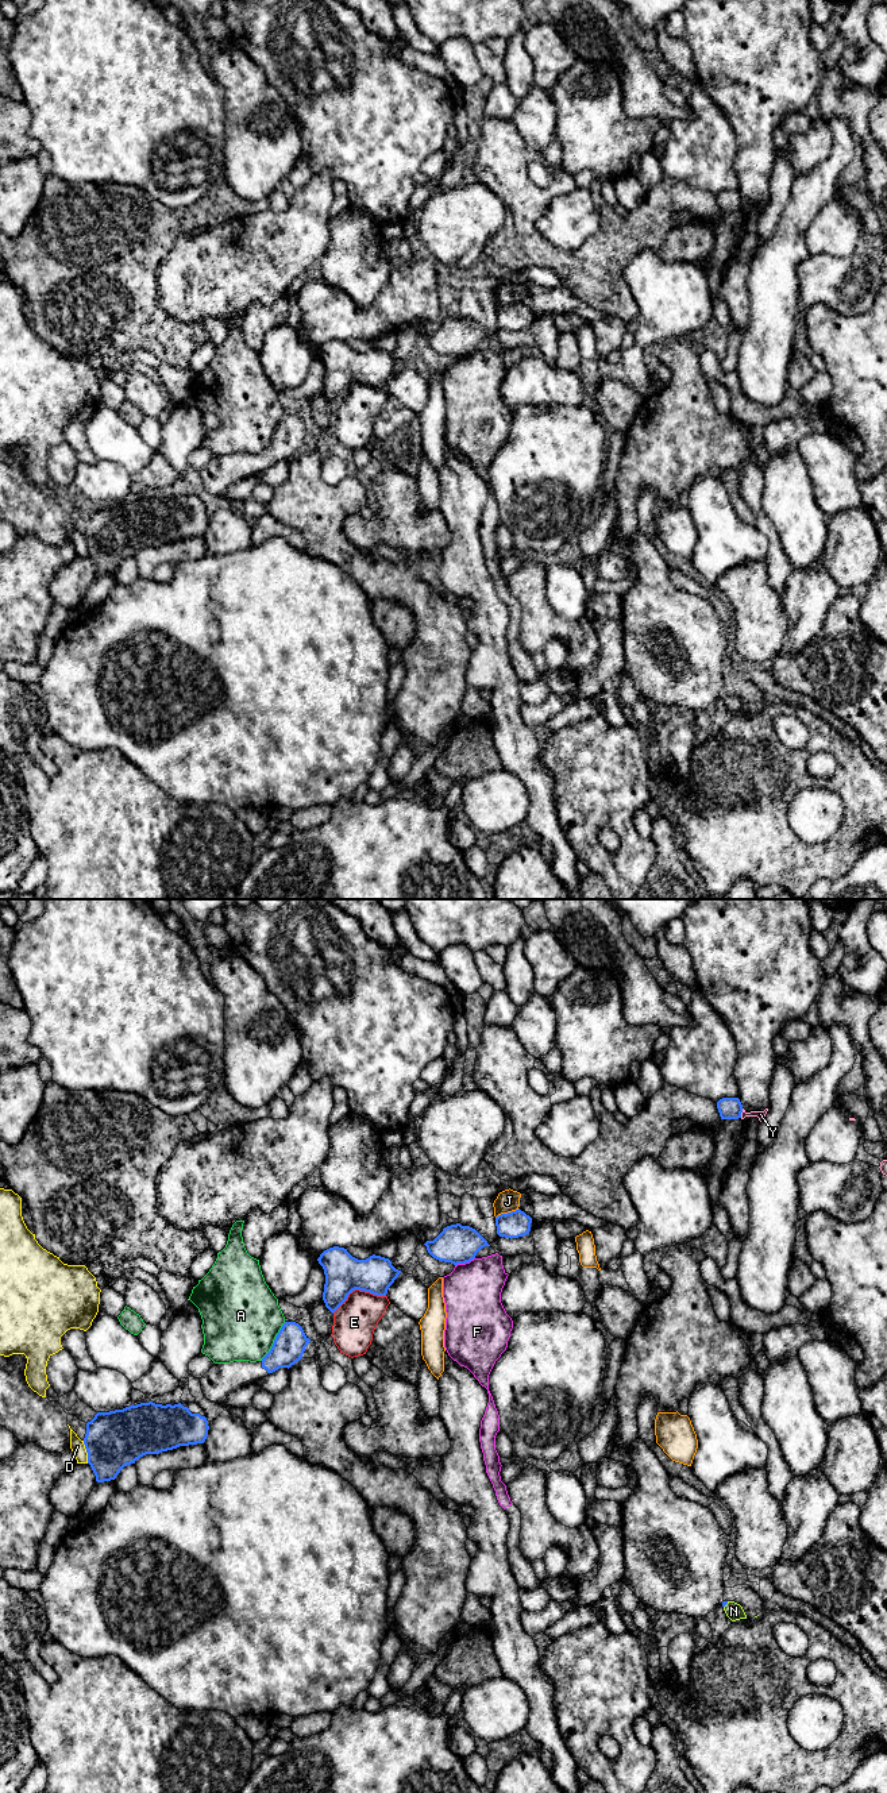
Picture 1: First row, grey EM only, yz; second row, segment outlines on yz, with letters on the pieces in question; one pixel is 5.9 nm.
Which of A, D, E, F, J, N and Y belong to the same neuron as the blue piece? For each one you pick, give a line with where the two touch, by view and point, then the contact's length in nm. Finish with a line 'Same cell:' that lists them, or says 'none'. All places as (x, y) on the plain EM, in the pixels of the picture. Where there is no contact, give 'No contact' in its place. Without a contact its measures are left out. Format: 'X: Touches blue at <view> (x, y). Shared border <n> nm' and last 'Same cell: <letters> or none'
N: Touches blue at yz (727, 696). Shared border 50 nm
Same cell: N

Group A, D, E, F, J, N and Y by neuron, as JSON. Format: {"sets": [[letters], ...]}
{"sets": [["A"], ["D"], ["E"], ["F"], ["J"], ["N"], ["Y"]]}

